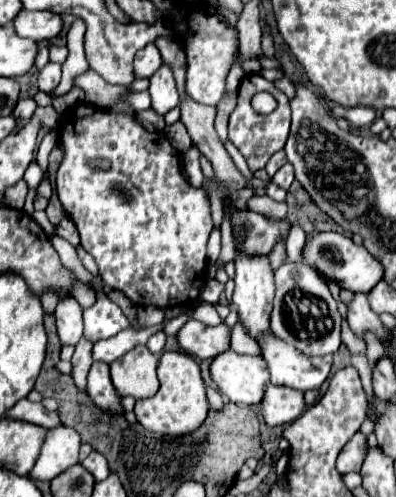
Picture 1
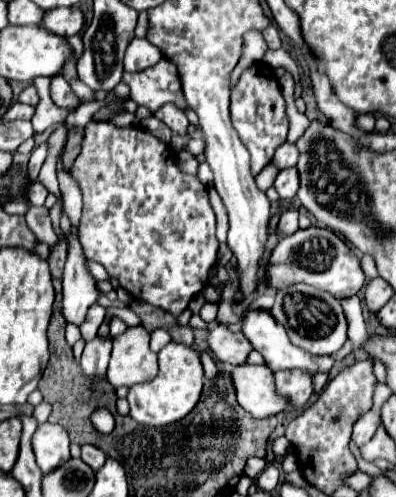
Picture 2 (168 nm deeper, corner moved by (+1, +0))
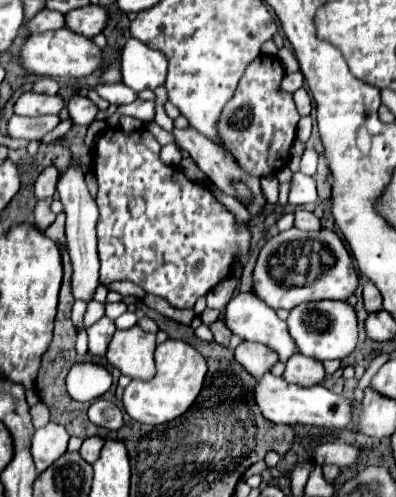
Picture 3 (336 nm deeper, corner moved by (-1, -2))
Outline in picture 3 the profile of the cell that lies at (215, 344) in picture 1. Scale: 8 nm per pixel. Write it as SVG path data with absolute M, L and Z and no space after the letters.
M242 341L236 349L234 349L234 359L238 359L238 363L256 379L260 379L264 373L270 371L270 367L278 361L278 355L274 351L270 351L266 345L262 343L250 343L250 341Z

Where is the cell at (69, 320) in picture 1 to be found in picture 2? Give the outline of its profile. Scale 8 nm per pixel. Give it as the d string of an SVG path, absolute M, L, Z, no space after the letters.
M70 227L68 233L68 259L64 267L64 291L62 291L62 313L68 323L80 325L86 317L86 311L90 305L94 305L100 297L100 289L96 279L92 277L84 249L78 239L78 227Z

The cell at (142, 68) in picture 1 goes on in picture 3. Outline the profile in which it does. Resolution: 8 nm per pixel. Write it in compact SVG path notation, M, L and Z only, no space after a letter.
M130 37L122 49L122 81L132 91L156 89L166 79L166 57Z

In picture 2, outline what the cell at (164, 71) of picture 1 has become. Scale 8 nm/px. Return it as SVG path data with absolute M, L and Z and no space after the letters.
M164 105L162 109L156 111L156 117L158 117L160 121L164 121L174 133L178 133L178 135L186 135L186 129L188 129L190 123L188 123L184 111L178 109L176 105Z

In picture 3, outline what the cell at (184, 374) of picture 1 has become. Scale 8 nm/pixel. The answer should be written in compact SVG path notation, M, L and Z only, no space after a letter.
M168 339L154 351L156 361L156 375L150 381L130 381L130 385L124 389L124 409L126 413L136 419L138 423L146 425L160 425L168 423L182 413L188 411L188 407L198 397L204 375L206 375L206 361L204 357L188 343L180 339Z

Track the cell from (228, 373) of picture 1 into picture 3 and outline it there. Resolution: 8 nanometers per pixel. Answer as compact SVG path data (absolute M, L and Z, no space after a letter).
M266 373L262 379L256 381L254 387L254 399L260 409L260 413L274 423L284 423L284 425L316 425L324 427L330 431L342 431L348 425L348 415L350 415L350 401L342 395L336 395L328 391L322 385L314 387L298 387L298 385L288 385L282 377L274 377L272 373Z

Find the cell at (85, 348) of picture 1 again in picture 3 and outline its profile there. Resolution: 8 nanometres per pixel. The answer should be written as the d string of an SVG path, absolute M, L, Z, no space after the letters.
M90 301L88 309L86 309L86 315L84 315L84 327L88 329L96 321L100 321L102 317L104 317L104 305L98 303L98 301Z

